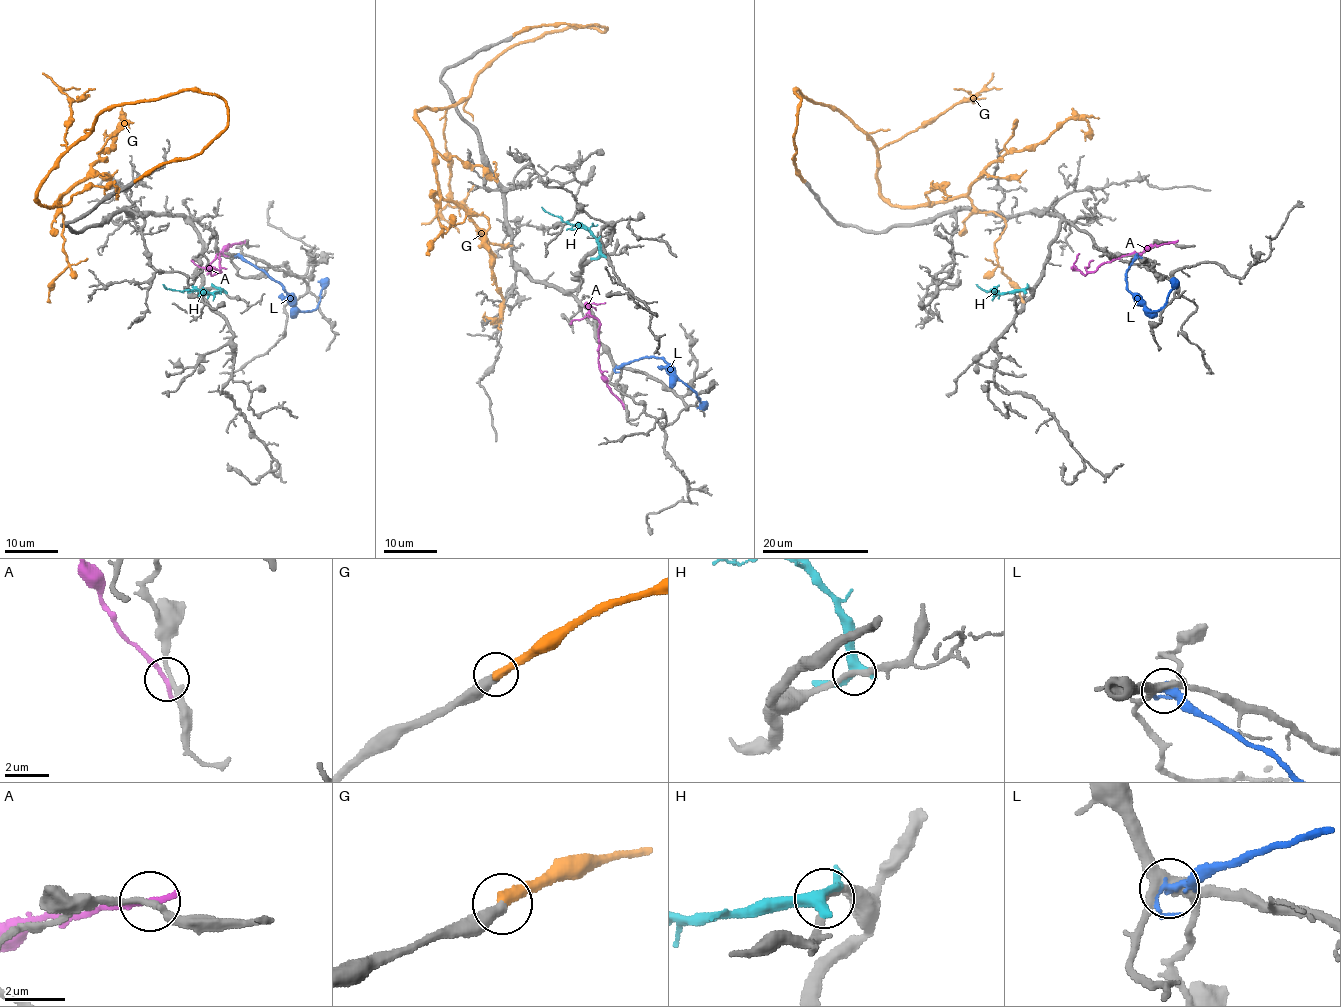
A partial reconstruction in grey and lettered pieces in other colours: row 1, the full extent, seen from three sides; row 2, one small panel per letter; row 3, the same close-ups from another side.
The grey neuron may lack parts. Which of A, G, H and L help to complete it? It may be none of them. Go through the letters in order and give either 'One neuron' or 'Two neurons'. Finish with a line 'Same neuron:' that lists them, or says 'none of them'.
A: Two neurons
G: One neuron
H: Two neurons
L: Two neurons
Same neuron: G

